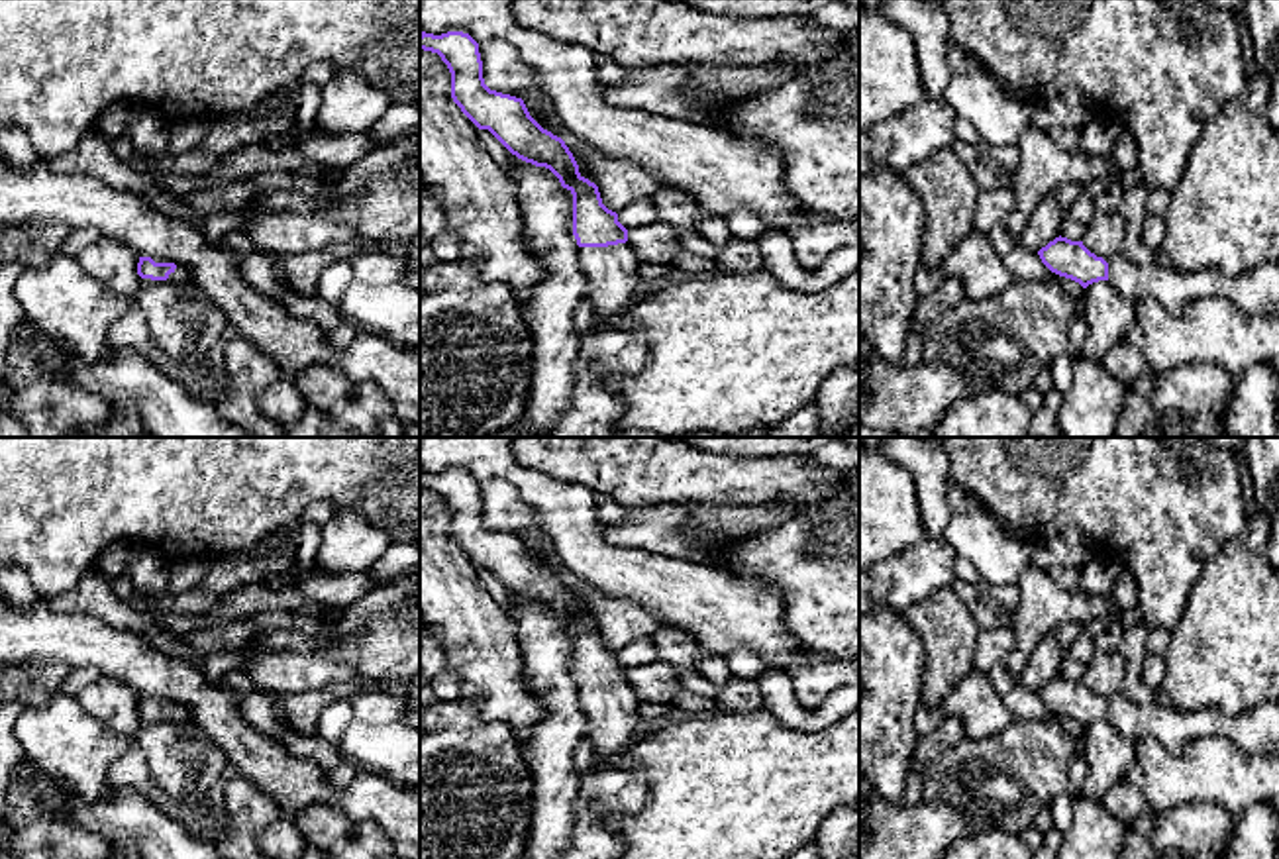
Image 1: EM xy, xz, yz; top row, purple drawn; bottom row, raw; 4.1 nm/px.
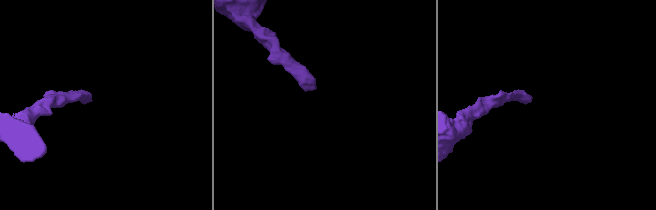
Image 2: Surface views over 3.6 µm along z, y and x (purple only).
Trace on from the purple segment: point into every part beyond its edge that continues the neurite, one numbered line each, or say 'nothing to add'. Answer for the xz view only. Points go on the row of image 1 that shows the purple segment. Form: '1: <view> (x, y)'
1: xz (613, 285)

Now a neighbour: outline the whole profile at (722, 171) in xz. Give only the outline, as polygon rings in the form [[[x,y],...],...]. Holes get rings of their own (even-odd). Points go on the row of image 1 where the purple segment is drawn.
[[[422,0],[420,29],[434,35],[463,31],[479,45],[488,39],[510,43],[537,75],[569,135],[692,194],[706,214],[728,218],[749,208],[781,231],[808,214],[787,190],[785,159],[773,143],[608,102],[594,53],[520,25],[512,2]]]

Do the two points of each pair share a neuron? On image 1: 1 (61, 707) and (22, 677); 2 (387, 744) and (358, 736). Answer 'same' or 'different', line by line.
1: different
2: same

